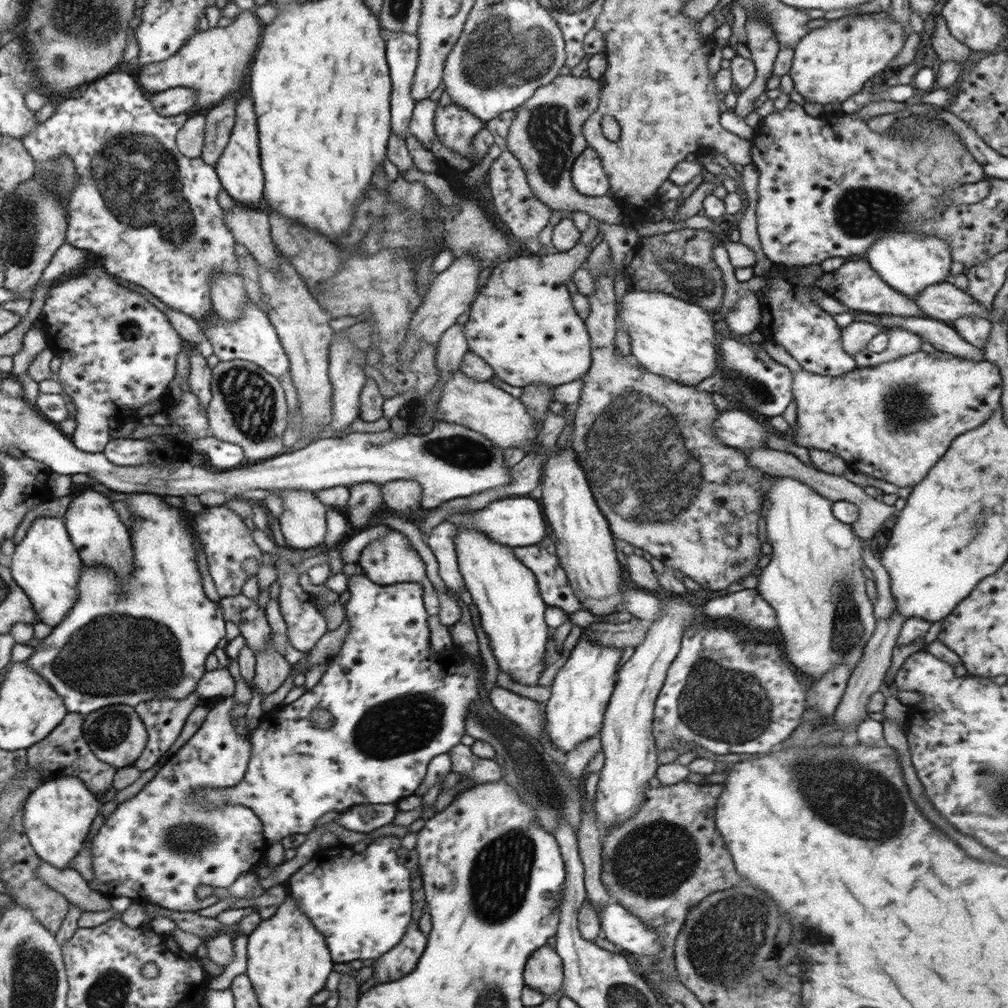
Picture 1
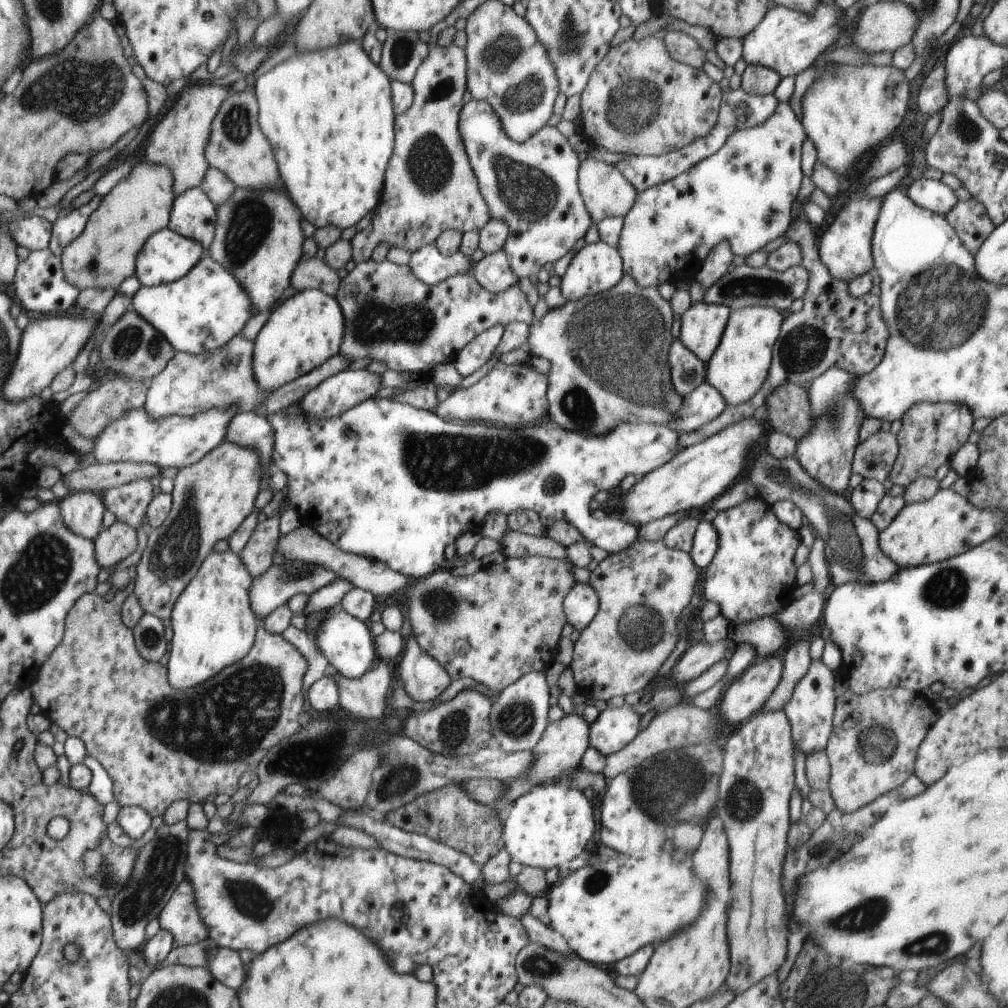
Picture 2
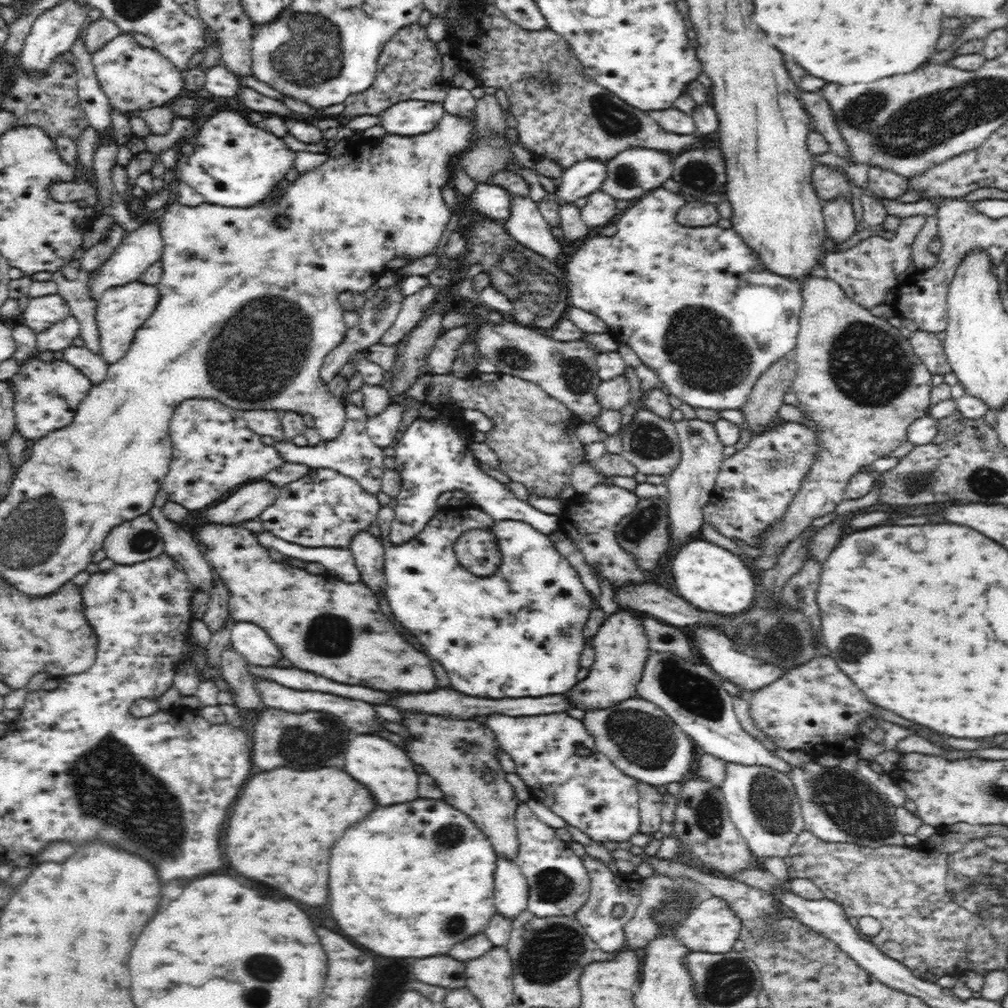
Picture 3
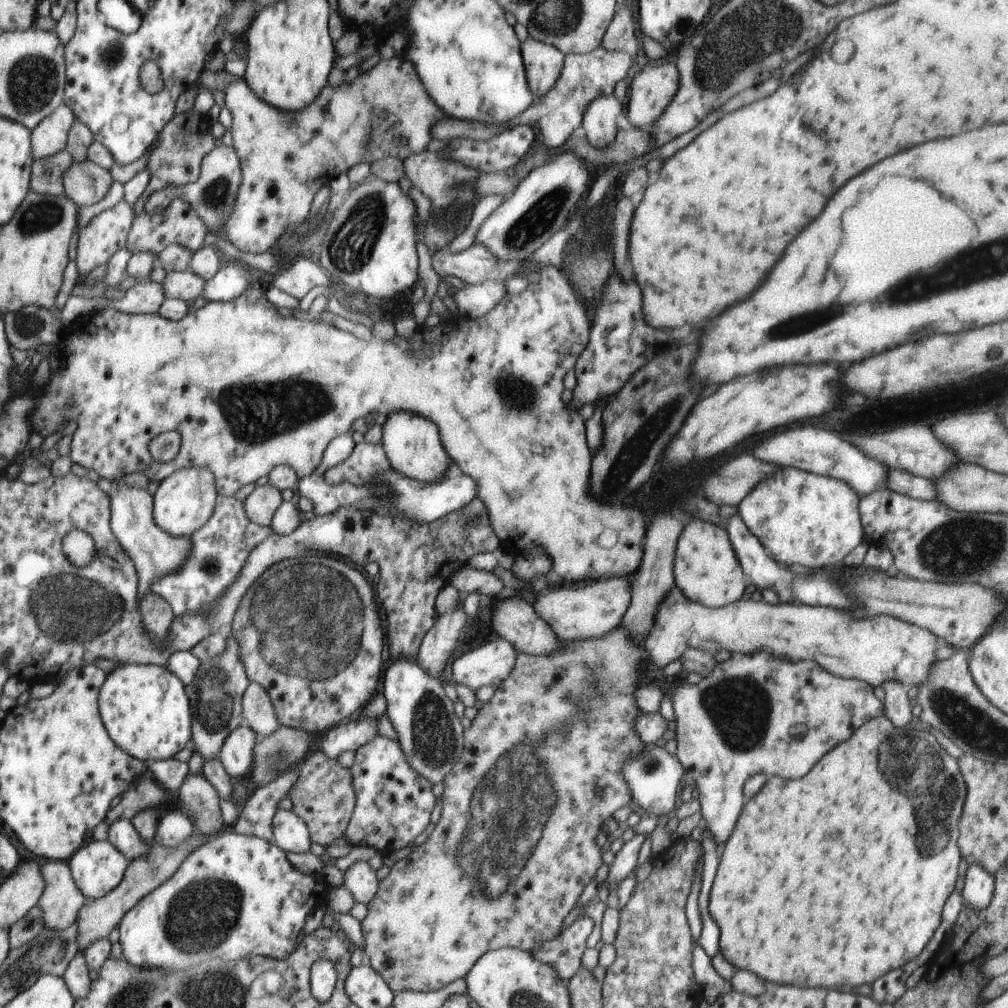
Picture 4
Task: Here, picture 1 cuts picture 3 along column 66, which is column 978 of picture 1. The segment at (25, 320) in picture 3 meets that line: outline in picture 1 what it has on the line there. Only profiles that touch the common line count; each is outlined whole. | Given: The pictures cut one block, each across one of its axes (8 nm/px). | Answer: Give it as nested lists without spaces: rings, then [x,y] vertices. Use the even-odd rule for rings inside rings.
[[[948,281],[926,287],[914,301],[924,315],[931,319],[951,323],[958,318],[976,316],[990,322],[994,319],[992,310],[988,311],[978,305],[978,301]]]

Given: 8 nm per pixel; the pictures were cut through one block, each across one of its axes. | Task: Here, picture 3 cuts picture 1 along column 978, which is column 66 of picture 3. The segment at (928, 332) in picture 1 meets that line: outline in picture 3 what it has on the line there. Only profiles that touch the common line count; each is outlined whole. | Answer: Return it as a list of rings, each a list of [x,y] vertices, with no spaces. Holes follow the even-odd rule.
[[[70,345],[63,351],[63,360],[80,370],[94,385],[100,384],[106,378],[110,365],[88,347]]]

